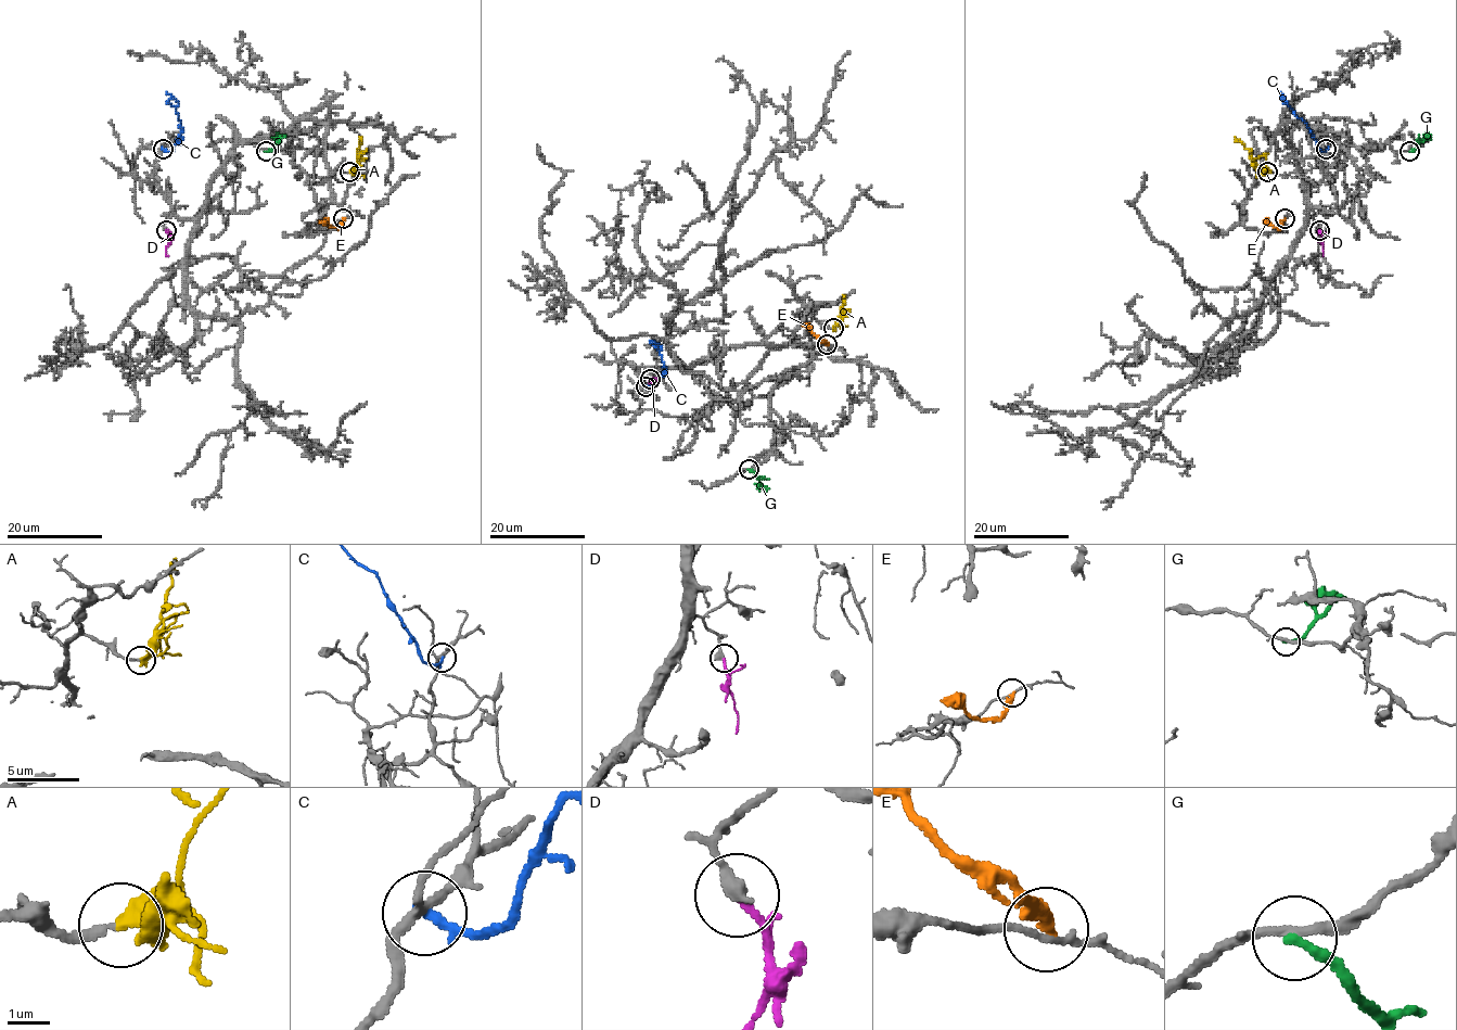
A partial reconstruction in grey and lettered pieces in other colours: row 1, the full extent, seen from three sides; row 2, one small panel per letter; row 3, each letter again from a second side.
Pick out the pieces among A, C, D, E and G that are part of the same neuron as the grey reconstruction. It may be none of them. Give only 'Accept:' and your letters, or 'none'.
Accept: A, D

